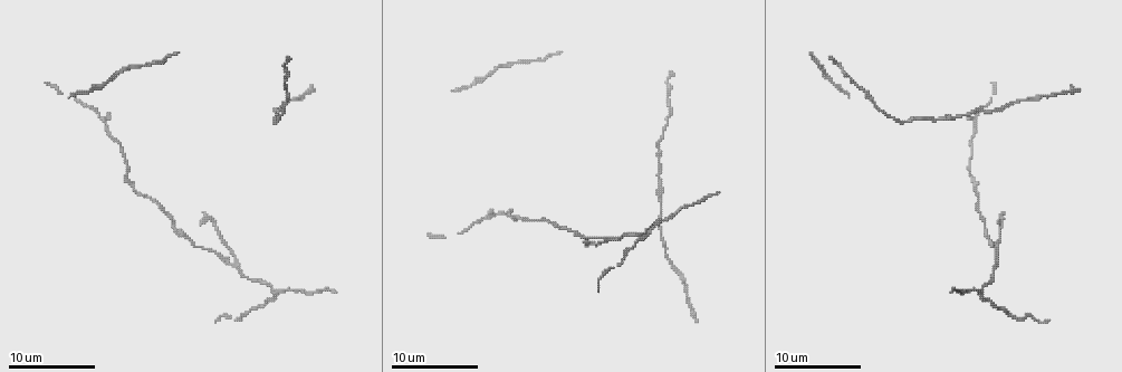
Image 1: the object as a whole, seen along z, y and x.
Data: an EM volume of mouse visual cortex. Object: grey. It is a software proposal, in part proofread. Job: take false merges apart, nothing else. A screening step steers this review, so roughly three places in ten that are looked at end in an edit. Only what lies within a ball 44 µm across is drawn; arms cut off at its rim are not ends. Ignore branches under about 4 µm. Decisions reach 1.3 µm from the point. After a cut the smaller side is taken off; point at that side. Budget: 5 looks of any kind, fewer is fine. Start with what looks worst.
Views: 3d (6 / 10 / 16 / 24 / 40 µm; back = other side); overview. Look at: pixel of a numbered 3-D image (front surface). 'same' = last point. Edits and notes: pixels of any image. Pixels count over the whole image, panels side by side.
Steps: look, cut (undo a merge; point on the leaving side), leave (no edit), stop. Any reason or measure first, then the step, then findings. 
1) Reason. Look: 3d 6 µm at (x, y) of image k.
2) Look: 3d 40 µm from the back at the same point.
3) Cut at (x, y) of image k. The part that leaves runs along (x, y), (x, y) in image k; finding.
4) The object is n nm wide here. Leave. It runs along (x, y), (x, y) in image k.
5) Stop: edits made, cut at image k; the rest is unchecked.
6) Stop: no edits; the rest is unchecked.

Two arms in line, one across. Look: 3d 6 µm at (998, 262) of image 1.

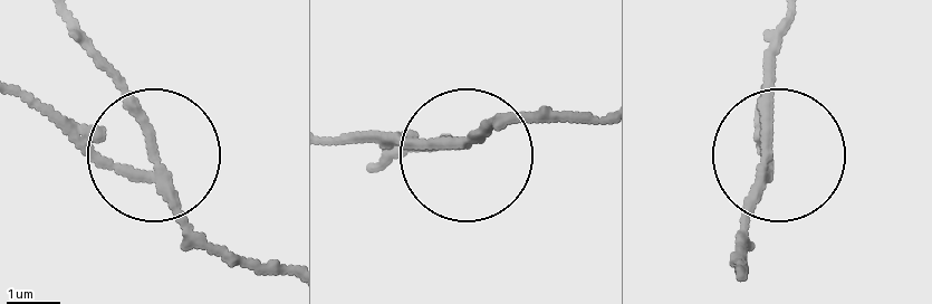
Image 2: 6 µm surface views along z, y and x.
3 arms meet here. Cut at (137, 113) of image 2. The part that leaves runs along (173, 179), (80, 22) in image 2; a second cell is stuck on.

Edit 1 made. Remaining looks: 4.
Look: overview.

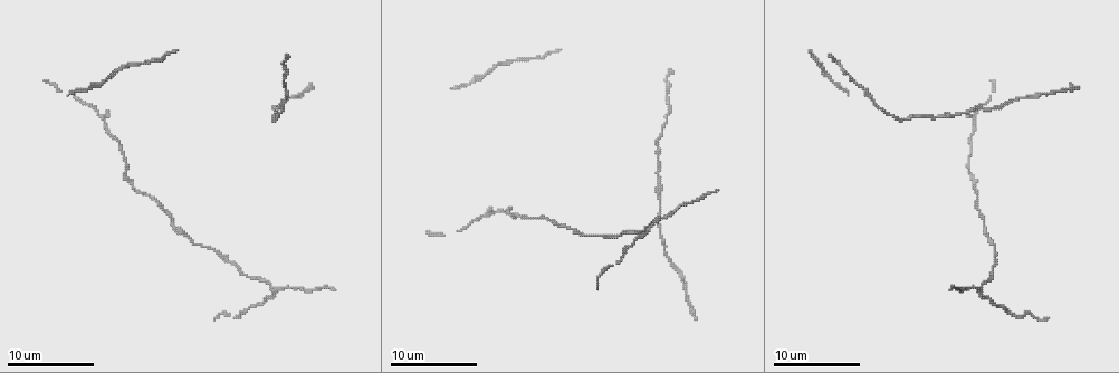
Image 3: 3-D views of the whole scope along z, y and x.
A fork. Look: 3d 10 µm at (660, 218) of image 3.

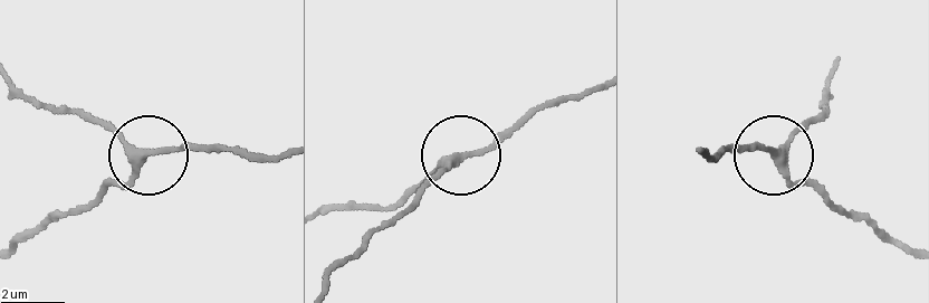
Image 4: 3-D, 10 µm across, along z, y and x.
3 arms meet here. Leave. It runs along (324, 211), (404, 198), (452, 160), (508, 139), (545, 102) in image 4; all the same cell.

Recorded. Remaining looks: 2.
Look: 3d 16 µm at (103, 118) of image 3.

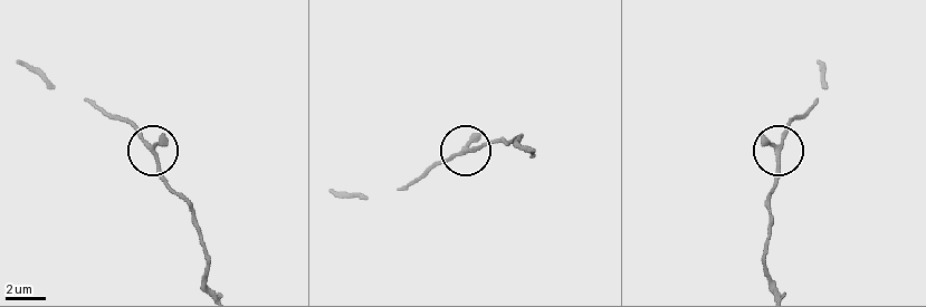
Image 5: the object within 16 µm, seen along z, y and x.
The side arm is 9 µm long. Leave. Continuous, no second cell.

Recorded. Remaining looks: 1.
Stop: edits made, cut at image 2; the rest is unchecked.

